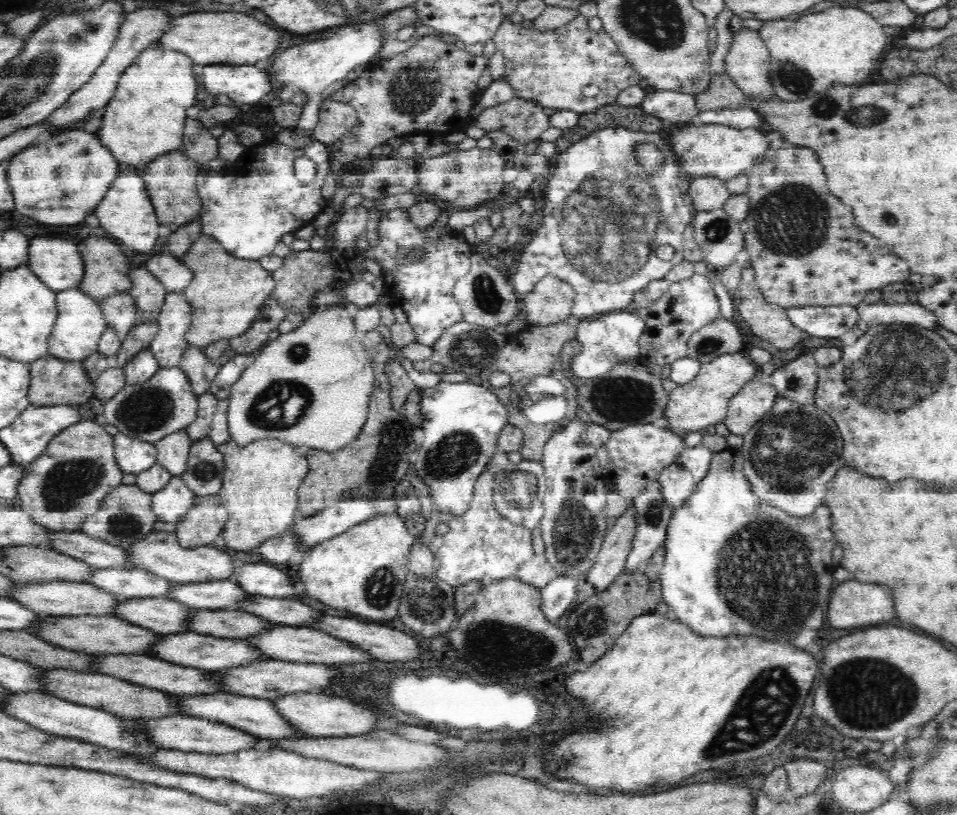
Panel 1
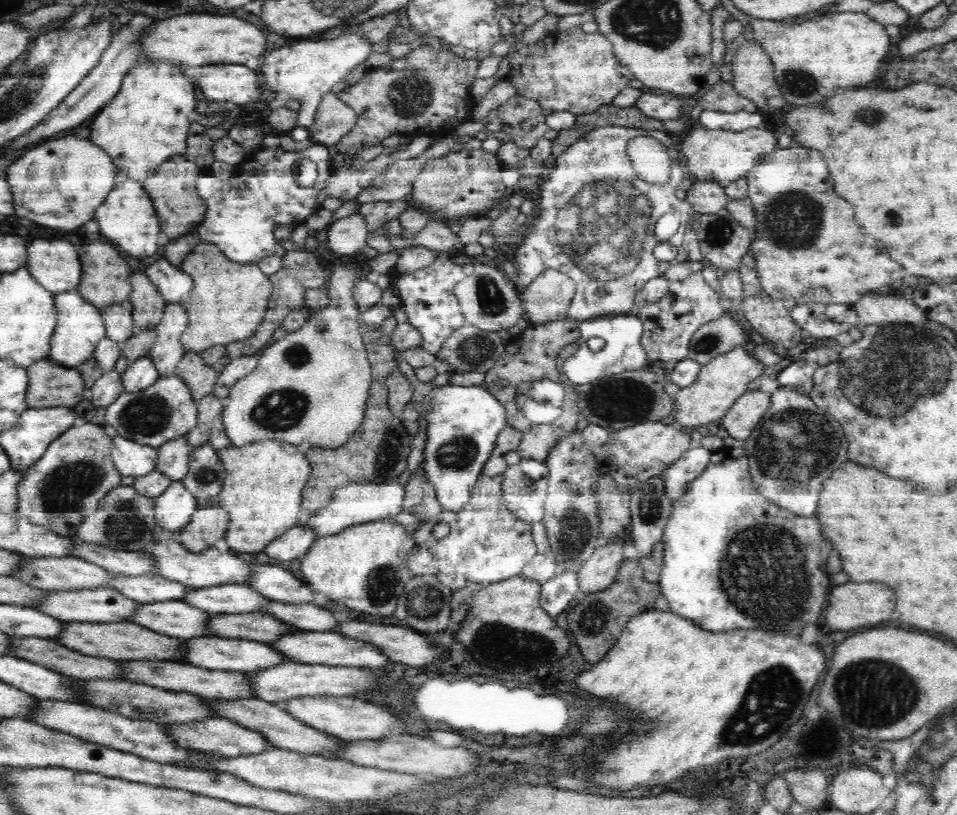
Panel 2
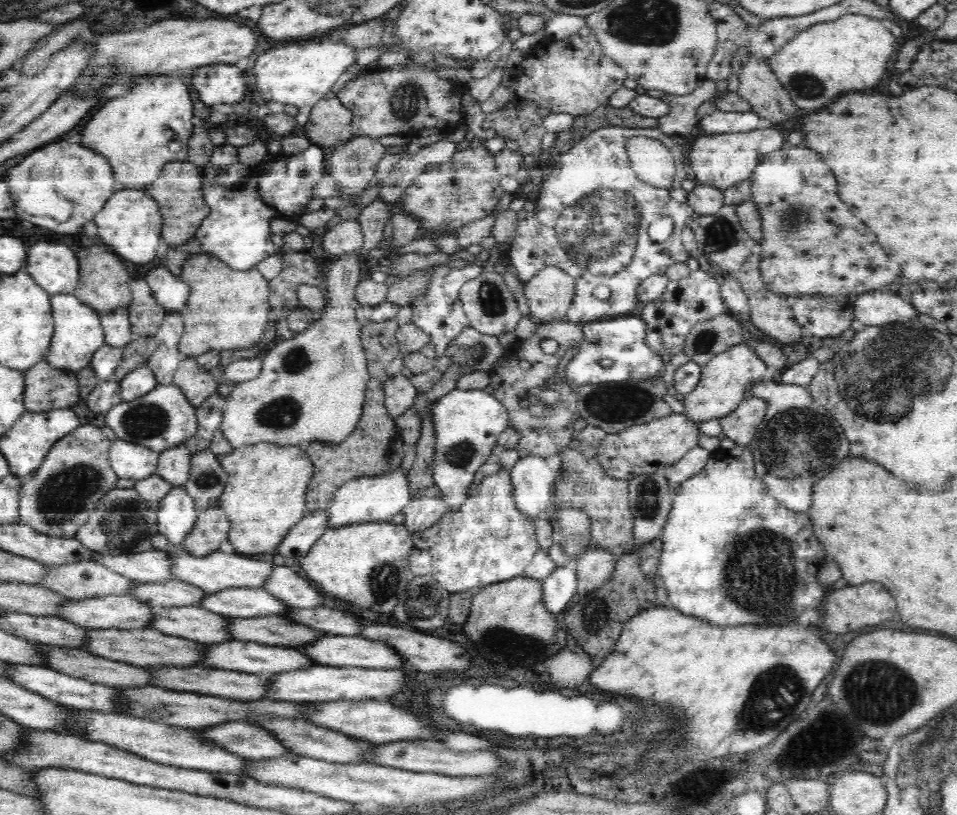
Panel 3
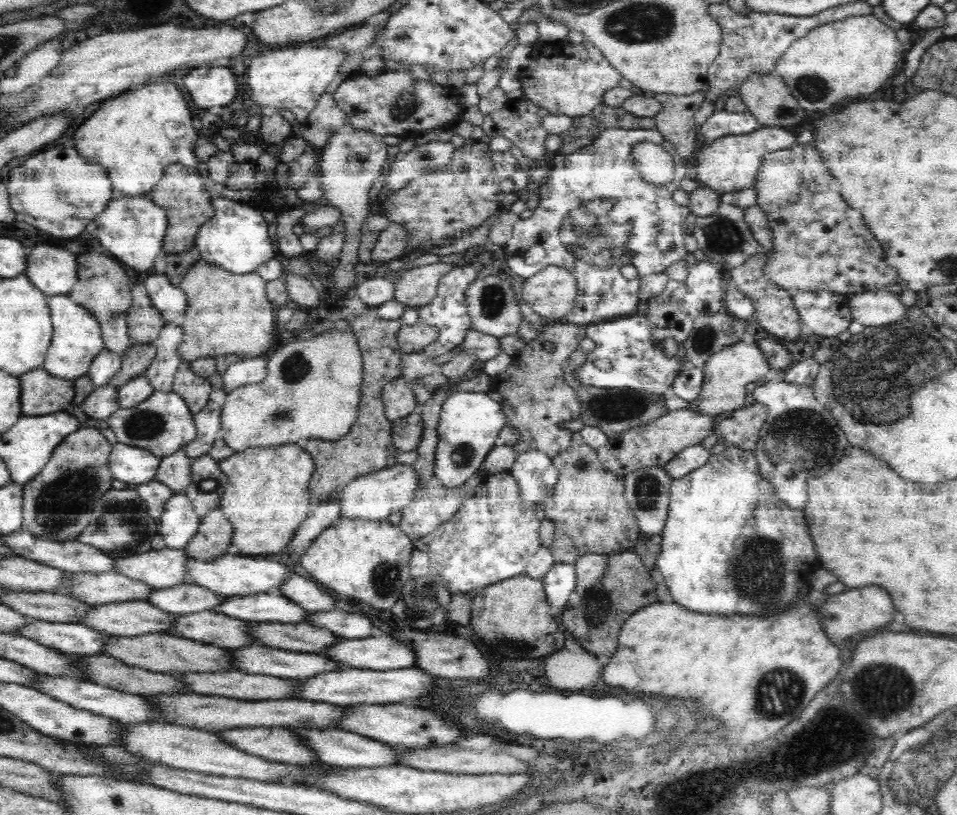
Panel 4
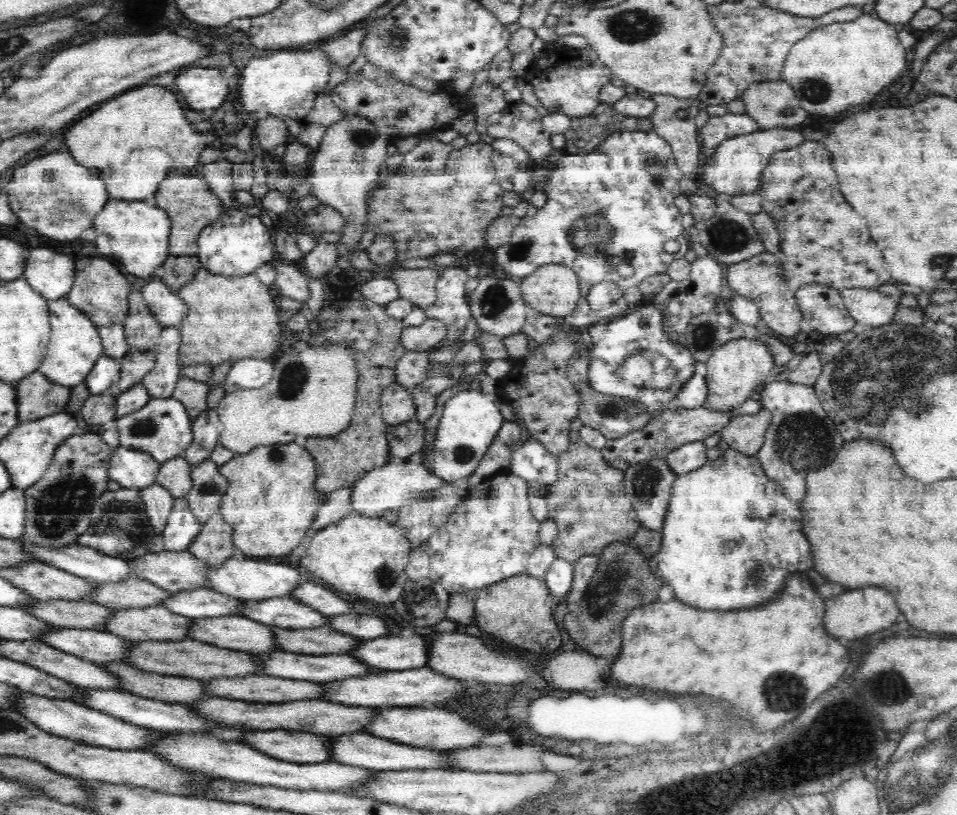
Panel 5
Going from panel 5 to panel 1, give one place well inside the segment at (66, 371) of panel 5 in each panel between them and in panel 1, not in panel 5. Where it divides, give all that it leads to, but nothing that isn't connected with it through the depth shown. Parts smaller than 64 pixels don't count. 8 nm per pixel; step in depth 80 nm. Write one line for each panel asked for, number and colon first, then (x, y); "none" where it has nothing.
1: (80, 323)
2: (80, 326)
3: (78, 333)
4: (77, 340)

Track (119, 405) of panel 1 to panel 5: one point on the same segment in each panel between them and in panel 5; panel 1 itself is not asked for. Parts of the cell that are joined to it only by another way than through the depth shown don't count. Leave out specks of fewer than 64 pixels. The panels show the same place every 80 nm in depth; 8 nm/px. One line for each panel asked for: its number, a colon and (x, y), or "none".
2: (165, 410)
3: (163, 418)
4: (163, 424)
5: (162, 427)

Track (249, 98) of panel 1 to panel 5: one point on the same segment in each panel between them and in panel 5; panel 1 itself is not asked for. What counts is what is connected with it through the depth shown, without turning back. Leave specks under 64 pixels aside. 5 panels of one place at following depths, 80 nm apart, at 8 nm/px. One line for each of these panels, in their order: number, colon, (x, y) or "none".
2: (230, 82)
3: (223, 83)
4: (207, 87)
5: (202, 88)

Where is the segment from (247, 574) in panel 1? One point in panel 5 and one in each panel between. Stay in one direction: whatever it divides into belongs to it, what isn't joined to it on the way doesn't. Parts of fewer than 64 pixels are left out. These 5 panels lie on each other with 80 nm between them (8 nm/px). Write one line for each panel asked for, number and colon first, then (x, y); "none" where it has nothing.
2: (275, 583)
3: (283, 583)
4: (305, 593)
5: (316, 596)

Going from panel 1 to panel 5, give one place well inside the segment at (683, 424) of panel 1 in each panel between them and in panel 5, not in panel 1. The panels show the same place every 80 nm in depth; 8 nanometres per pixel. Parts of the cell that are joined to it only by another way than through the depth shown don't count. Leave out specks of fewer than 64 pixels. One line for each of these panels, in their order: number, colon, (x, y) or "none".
2: (726, 377)
3: (724, 380)
4: (727, 372)
5: (736, 370)

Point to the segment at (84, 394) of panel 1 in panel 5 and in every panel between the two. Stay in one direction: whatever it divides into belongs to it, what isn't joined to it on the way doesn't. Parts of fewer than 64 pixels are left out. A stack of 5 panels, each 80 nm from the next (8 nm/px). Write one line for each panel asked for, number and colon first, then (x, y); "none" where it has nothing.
2: (51, 384)
3: (46, 387)
4: (41, 393)
5: (37, 396)

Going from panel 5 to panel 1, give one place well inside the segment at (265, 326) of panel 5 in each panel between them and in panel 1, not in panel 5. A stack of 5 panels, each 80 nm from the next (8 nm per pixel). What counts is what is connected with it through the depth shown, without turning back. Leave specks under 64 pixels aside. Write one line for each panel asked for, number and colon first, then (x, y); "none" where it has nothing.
1: (225, 292)
2: (227, 302)
3: (227, 308)
4: (227, 313)

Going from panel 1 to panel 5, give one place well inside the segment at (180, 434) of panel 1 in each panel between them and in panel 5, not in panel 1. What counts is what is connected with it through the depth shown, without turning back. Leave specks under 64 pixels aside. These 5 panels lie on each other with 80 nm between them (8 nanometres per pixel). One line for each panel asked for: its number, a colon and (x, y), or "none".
2: (173, 457)
3: (174, 464)
4: (174, 471)
5: (175, 475)

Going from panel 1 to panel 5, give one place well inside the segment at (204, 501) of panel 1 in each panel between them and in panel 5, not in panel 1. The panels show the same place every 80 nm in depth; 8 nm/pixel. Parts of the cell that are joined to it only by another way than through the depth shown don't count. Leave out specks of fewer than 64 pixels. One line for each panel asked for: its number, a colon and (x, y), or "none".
2: (209, 524)
3: (212, 527)
4: (215, 534)
5: (214, 544)

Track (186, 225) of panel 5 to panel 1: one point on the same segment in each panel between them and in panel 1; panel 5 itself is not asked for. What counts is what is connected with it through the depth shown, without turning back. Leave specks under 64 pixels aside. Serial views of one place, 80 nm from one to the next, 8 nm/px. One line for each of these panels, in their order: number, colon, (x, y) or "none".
1: (171, 178)
2: (180, 209)
3: (181, 204)
4: (181, 192)

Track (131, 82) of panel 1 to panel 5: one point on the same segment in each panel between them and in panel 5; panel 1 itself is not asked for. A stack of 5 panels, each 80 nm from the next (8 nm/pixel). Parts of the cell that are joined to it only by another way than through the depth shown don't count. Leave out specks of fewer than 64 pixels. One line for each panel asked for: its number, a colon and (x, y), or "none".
2: (146, 123)
3: (148, 126)
4: (137, 136)
5: (137, 139)

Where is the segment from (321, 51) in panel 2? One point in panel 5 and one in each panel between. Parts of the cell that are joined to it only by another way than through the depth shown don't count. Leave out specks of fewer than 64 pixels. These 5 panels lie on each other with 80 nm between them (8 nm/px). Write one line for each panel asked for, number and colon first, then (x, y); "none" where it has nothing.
3: (300, 75)
4: (294, 79)
5: (288, 84)

